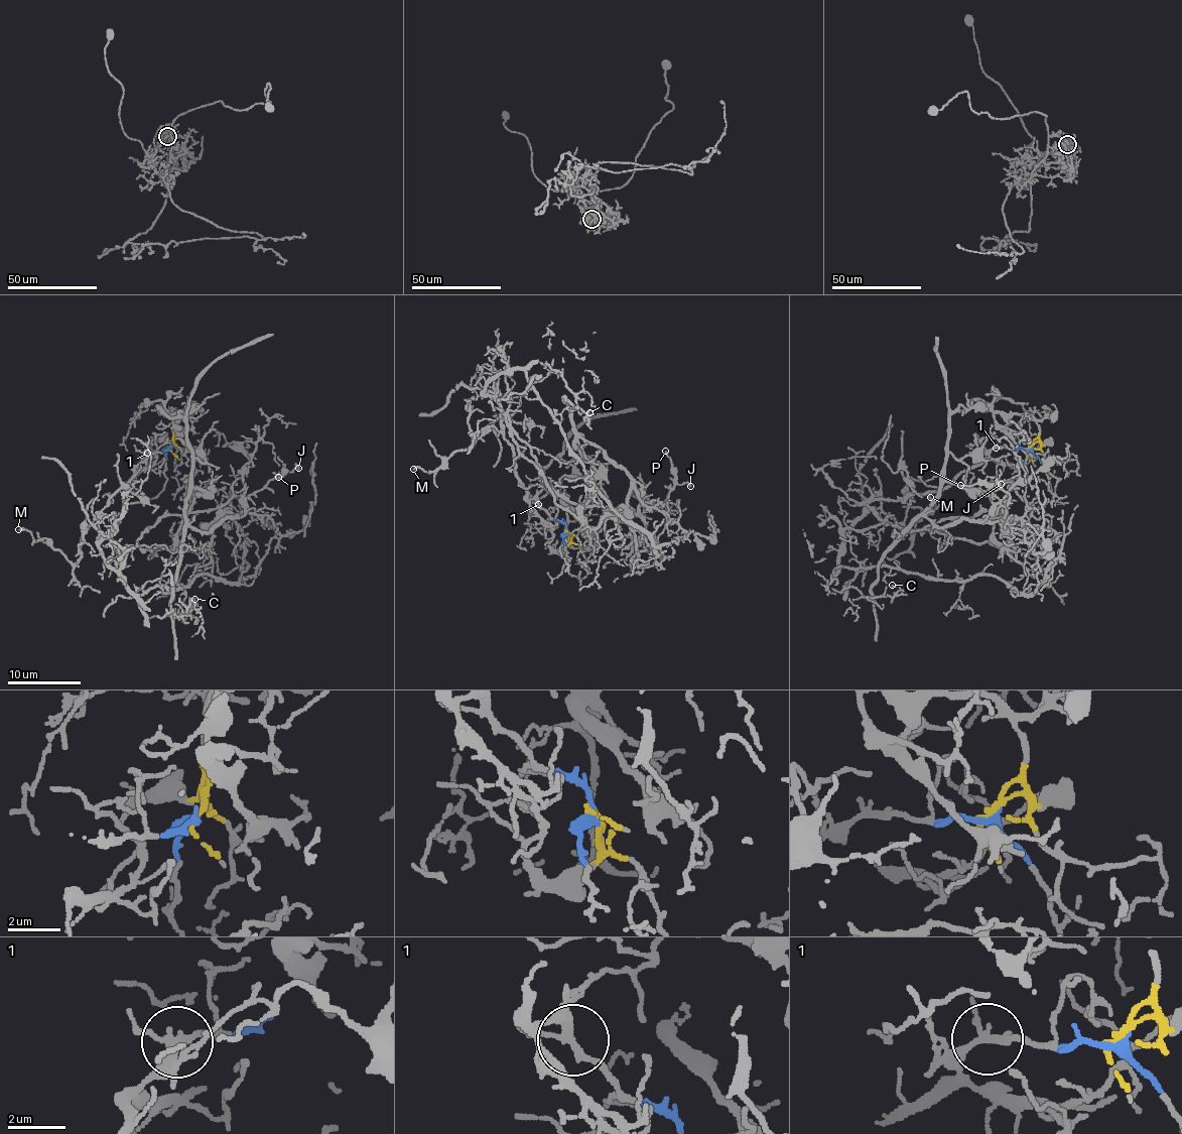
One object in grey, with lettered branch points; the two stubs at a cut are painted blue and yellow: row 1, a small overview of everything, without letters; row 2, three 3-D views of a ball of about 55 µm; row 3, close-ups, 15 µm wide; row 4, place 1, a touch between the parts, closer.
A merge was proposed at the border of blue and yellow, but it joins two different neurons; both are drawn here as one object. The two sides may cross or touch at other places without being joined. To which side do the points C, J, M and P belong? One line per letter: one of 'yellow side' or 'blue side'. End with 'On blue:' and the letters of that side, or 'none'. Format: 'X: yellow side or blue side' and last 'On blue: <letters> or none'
C: blue side
J: yellow side
M: blue side
P: yellow side
On blue: C, M

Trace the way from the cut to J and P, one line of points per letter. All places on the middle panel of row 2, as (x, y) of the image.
J: (566, 531), (585, 562), (594, 467), (577, 439), (623, 468), (646, 501), (691, 486)
P: (566, 531), (585, 562), (594, 467), (579, 437), (646, 501), (662, 503), (673, 487), (666, 451)

